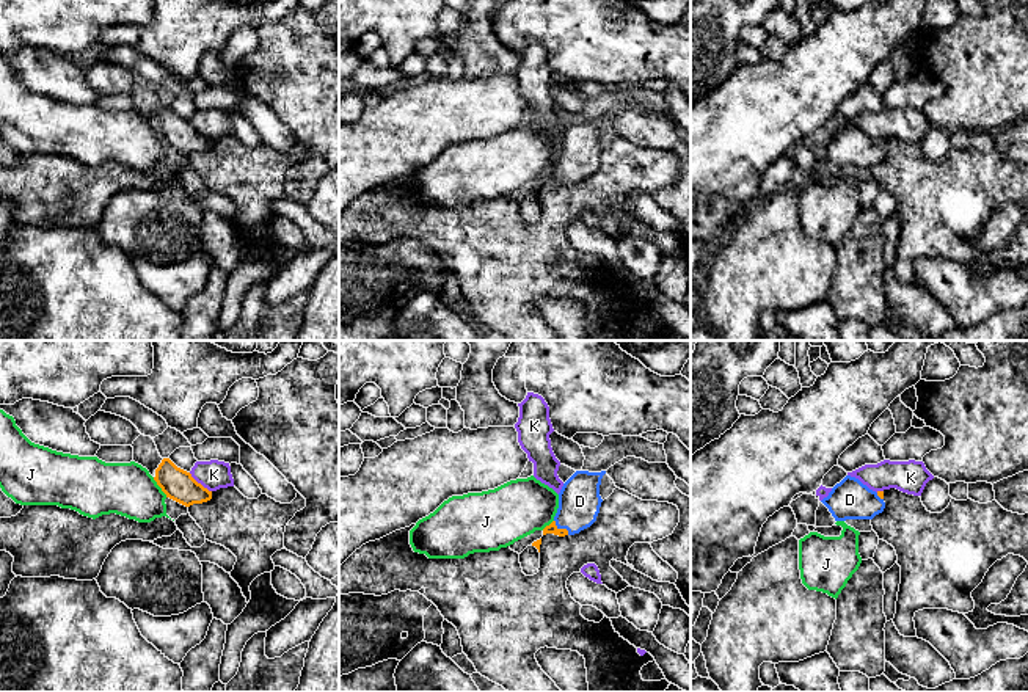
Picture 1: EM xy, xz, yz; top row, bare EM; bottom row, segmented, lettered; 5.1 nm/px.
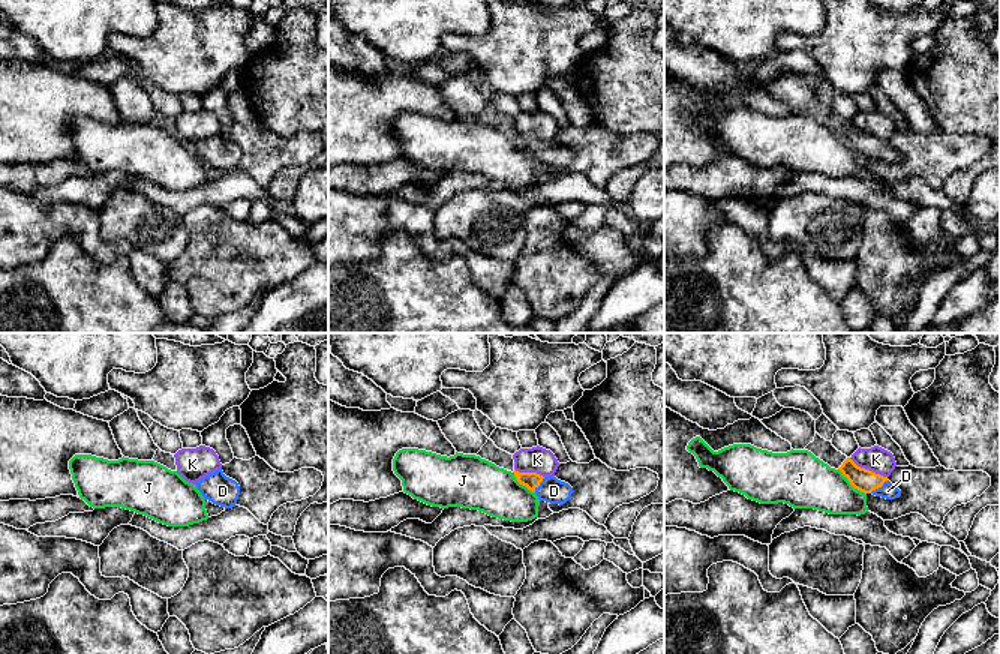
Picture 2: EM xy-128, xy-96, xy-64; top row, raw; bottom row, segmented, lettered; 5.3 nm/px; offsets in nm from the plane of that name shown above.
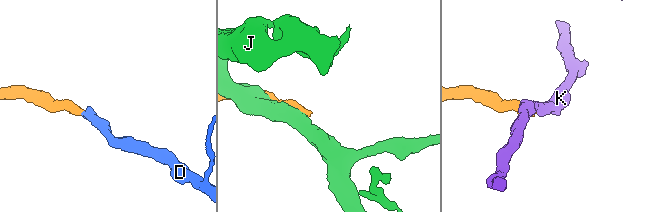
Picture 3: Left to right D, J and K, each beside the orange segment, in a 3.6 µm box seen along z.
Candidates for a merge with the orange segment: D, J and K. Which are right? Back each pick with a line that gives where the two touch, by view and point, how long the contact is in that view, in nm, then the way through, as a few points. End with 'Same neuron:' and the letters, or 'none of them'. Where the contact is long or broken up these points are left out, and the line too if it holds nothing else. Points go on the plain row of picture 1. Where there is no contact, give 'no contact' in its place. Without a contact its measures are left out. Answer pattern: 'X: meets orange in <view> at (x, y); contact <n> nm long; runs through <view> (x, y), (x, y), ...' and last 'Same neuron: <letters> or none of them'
D: meets orange in xz at (561, 178); contact 110 nm long; runs through xz (550, 178), (561, 178), (578, 159), (579, 149)
Same neuron: D

